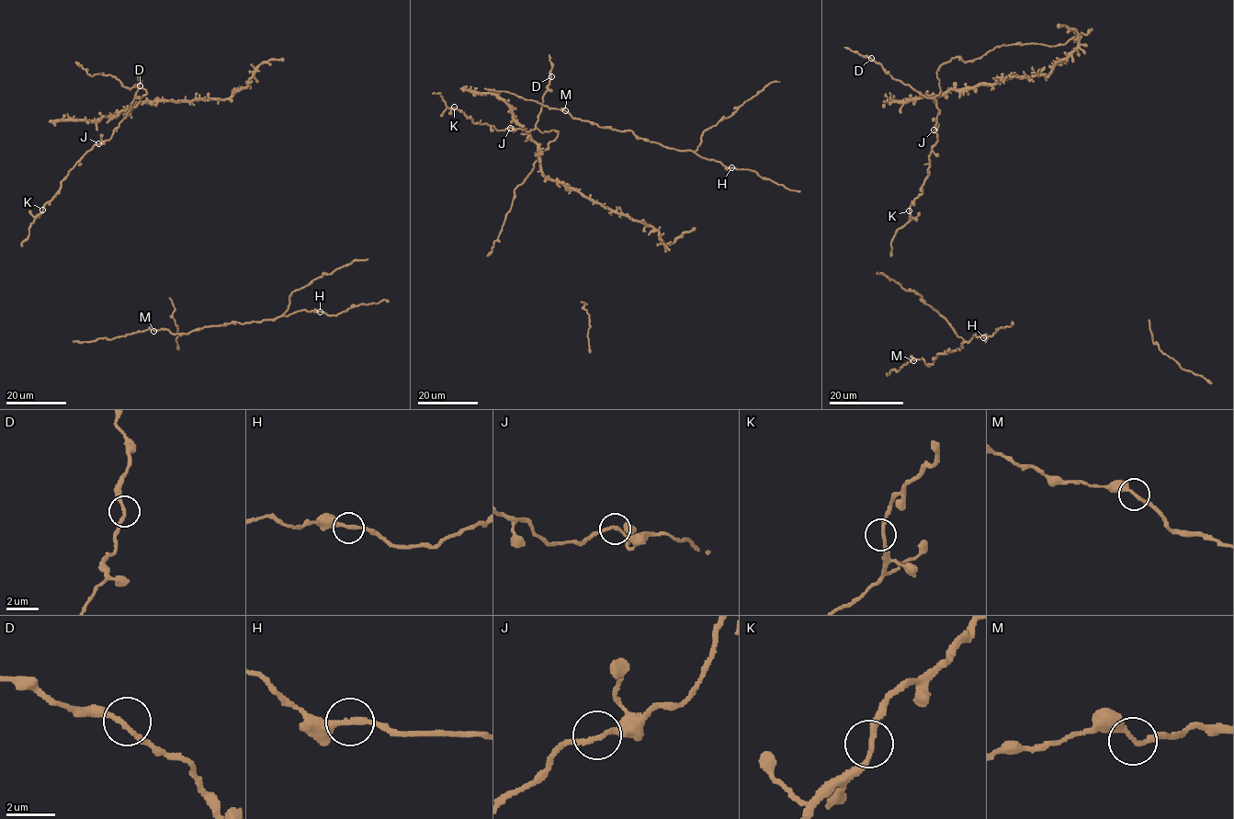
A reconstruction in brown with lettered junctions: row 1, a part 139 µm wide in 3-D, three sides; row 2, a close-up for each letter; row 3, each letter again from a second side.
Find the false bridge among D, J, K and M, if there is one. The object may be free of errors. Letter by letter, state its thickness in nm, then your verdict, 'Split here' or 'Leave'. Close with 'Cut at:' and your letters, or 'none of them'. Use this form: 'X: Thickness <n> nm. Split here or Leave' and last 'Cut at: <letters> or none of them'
D: Thickness 200 nm. Leave
J: Thickness 190 nm. Leave
K: Thickness 200 nm. Leave
M: Thickness 200 nm. Leave
Cut at: none of them

